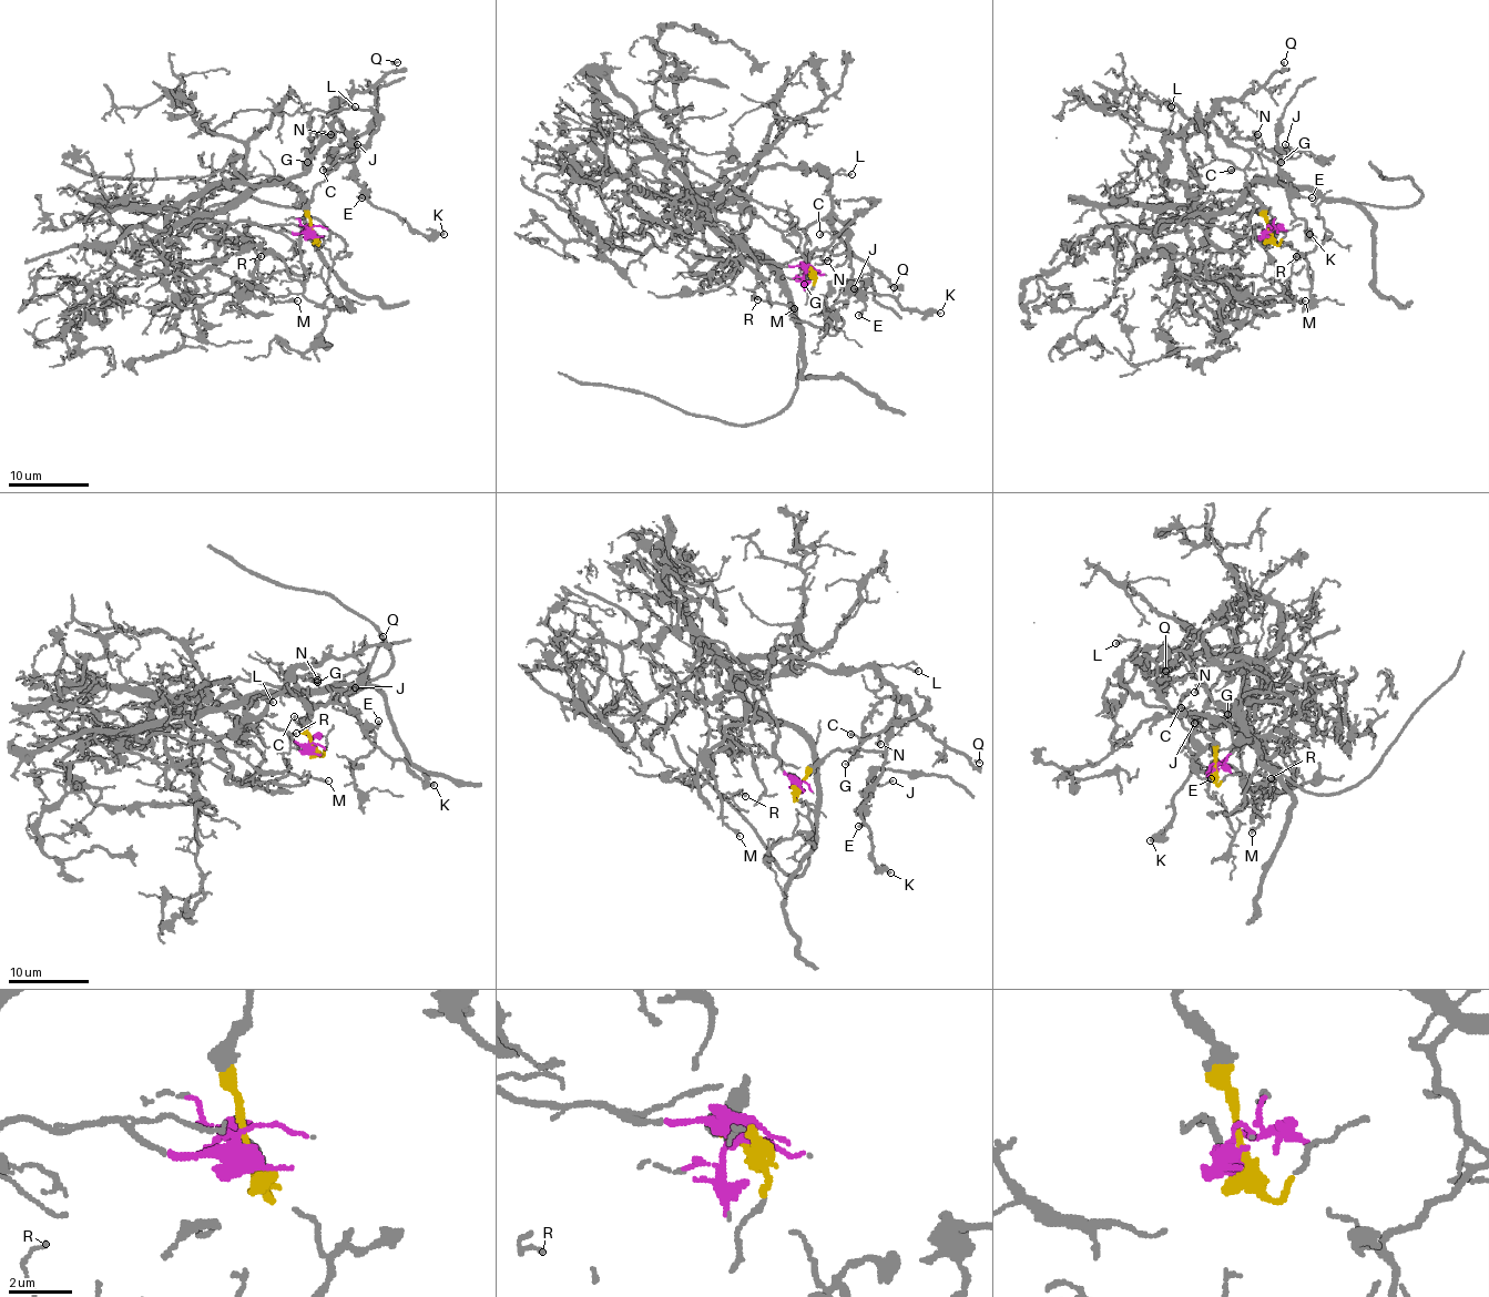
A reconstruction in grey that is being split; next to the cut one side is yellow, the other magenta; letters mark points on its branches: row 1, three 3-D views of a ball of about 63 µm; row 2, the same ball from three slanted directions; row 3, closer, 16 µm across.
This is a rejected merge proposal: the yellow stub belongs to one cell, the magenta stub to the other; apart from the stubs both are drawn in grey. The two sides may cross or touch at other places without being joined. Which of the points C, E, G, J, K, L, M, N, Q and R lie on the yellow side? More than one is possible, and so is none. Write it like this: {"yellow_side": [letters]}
{"yellow_side": ["C", "E", "G", "J", "K", "L", "N", "Q"]}

